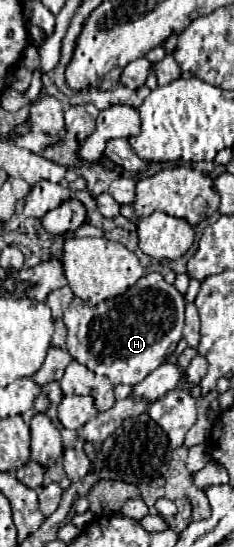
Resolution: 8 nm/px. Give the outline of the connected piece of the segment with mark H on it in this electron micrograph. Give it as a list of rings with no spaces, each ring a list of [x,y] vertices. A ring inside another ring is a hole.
[[[149,272],[139,278],[127,292],[115,296],[115,300],[105,302],[101,306],[87,306],[81,298],[73,298],[69,308],[65,310],[65,326],[67,326],[67,350],[75,360],[85,364],[95,374],[107,376],[113,384],[137,384],[157,366],[161,366],[173,352],[177,342],[183,338],[183,314],[185,314],[185,298],[177,292],[177,288],[159,272]]]

